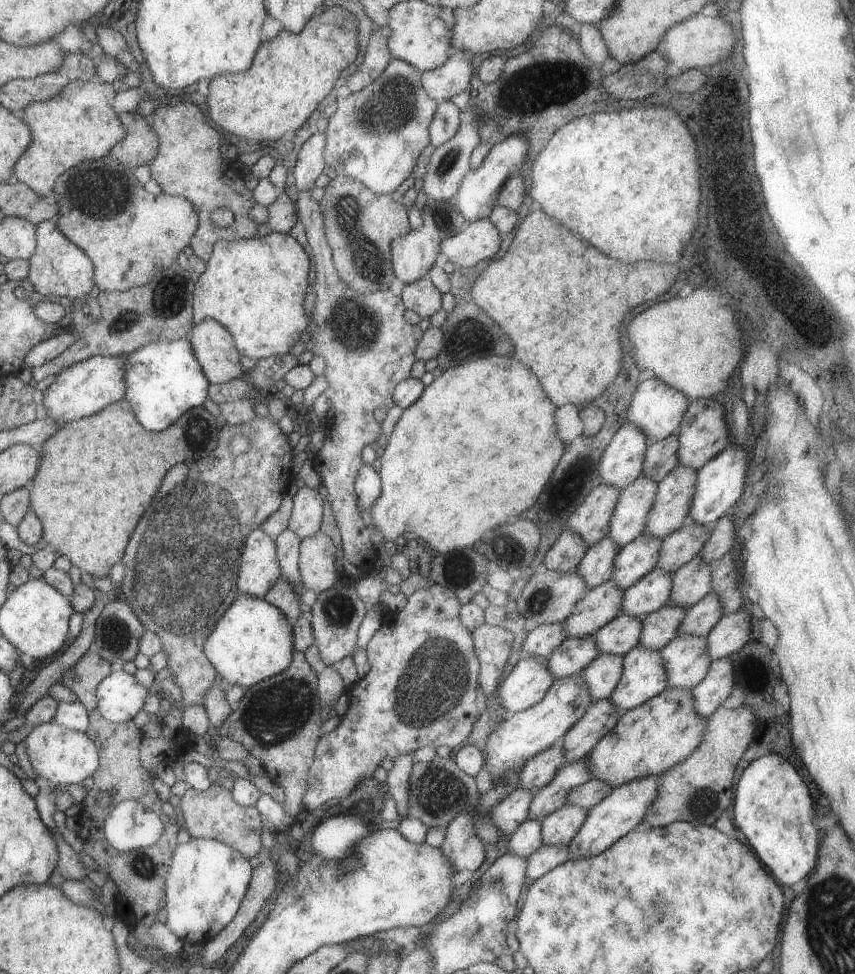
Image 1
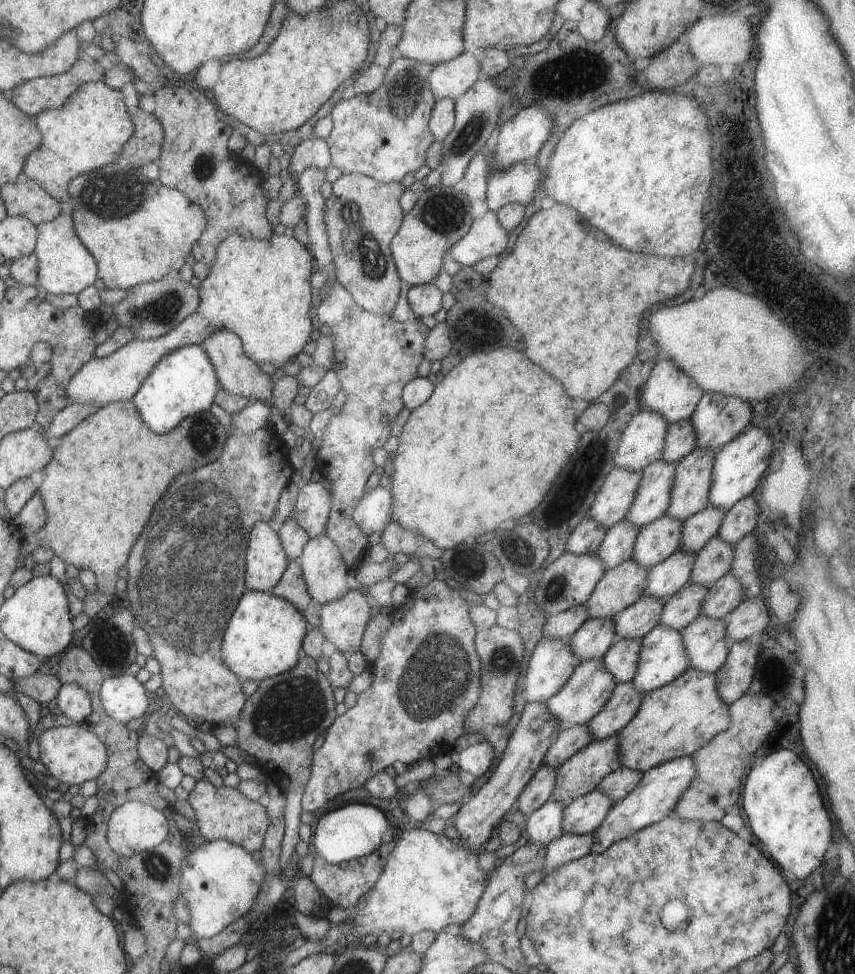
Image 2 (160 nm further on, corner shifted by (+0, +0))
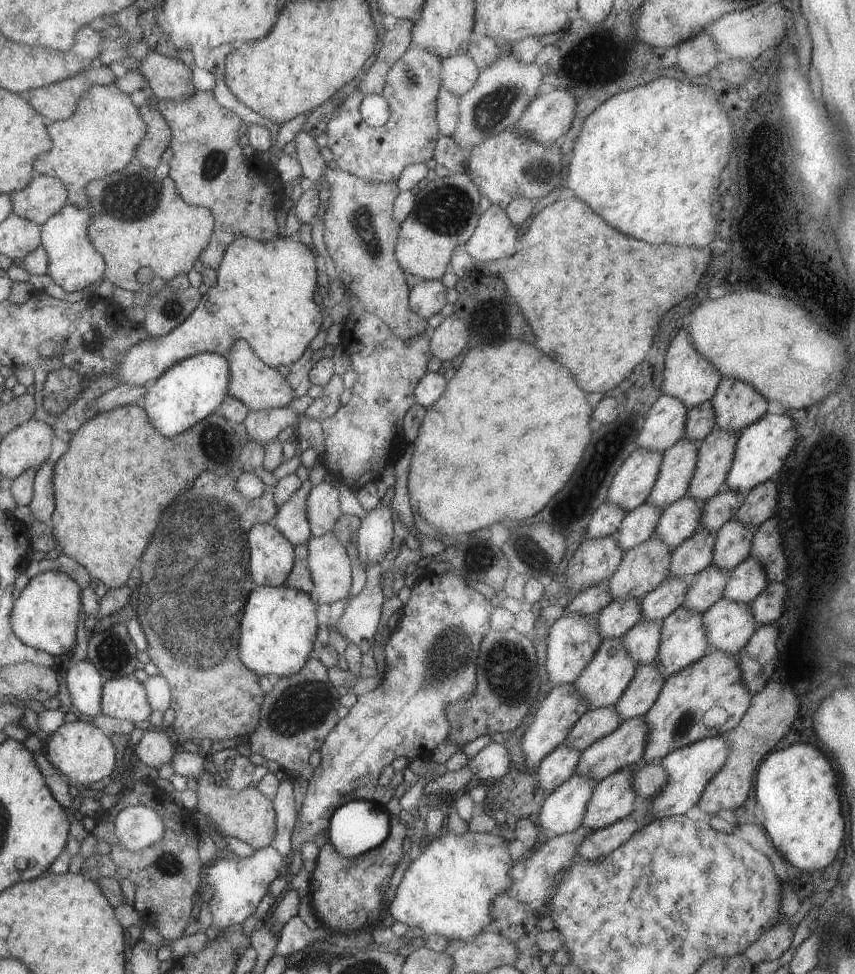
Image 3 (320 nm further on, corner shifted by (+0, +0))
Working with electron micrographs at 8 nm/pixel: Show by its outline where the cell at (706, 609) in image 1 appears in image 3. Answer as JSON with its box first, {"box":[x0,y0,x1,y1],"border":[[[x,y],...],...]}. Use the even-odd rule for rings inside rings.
{"box":[721,557,768,604],"border":[[[747,557],[742,560],[728,575],[721,599],[725,598],[737,604],[749,603],[768,583],[763,566],[755,558]]]}

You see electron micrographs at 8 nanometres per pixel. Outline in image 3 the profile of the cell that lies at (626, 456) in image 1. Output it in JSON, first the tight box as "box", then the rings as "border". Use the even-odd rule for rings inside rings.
{"box":[635,395,687,454],"border":[[[658,395],[645,412],[645,420],[635,438],[635,448],[663,454],[683,438],[687,410],[677,398]]]}

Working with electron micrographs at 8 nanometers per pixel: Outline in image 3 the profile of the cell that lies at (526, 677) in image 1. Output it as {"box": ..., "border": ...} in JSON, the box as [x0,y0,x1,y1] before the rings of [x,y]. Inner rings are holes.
{"box":[543,613,601,686],"border":[[[563,613],[558,619],[555,619],[545,638],[543,666],[551,686],[565,686],[565,684],[575,682],[578,674],[581,674],[581,670],[585,668],[585,664],[590,658],[593,658],[601,641],[601,636],[597,634],[597,626],[595,626],[595,615],[583,616],[581,614],[579,616],[579,614]]]}

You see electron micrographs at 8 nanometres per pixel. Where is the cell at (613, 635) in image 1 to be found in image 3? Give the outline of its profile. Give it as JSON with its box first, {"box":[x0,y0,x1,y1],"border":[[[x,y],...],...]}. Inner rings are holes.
{"box":[639,576,687,622],"border":[[[669,576],[651,592],[639,598],[641,621],[659,622],[663,620],[685,600],[685,592],[687,592],[685,581],[677,576]]]}

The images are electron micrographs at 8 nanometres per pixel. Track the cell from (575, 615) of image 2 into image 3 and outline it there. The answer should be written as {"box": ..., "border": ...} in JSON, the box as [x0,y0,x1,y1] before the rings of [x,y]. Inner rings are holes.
{"box":[564,582,611,616],"border":[[[606,582],[597,586],[584,588],[569,600],[564,606],[565,614],[583,614],[583,616],[597,615],[598,612],[611,602],[611,594],[607,592]]]}

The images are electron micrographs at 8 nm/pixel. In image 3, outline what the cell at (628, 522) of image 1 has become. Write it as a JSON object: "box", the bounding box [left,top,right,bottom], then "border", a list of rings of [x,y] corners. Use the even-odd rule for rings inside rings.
{"box":[645,438,698,510],"border":[[[681,438],[661,454],[657,478],[645,500],[649,502],[649,506],[657,506],[657,510],[662,510],[685,497],[693,476],[698,446],[697,441],[694,443],[689,442],[687,438]]]}

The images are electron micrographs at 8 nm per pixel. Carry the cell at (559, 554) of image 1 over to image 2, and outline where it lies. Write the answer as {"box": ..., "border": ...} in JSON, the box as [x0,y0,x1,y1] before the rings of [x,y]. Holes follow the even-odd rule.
{"box":[565,518,605,555],"border":[[[584,518],[573,528],[569,538],[565,540],[565,554],[585,554],[594,555],[603,540],[605,528],[597,526],[593,518]]]}

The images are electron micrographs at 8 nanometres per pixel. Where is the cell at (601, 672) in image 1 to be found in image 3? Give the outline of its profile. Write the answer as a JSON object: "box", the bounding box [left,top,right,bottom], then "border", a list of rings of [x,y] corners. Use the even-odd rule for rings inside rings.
{"box":[621,620,661,666],"border":[[[642,620],[634,624],[623,636],[621,642],[625,644],[625,650],[629,658],[635,662],[635,666],[645,666],[653,663],[657,646],[659,646],[659,630],[661,622]]]}

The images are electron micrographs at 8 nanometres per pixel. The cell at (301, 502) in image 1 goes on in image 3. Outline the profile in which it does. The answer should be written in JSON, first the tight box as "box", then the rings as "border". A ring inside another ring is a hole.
{"box":[306,480,341,537],"border":[[[325,480],[311,487],[306,498],[306,517],[311,537],[320,537],[334,530],[334,524],[341,514],[337,494],[337,490]]]}

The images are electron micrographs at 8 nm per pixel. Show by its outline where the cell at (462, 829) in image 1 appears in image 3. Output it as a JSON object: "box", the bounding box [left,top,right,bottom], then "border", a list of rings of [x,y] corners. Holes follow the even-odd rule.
{"box":[521,683,587,772],"border":[[[573,683],[565,684],[565,686],[554,686],[551,692],[543,698],[541,704],[532,716],[523,738],[521,738],[521,752],[525,756],[525,768],[529,772],[536,772],[539,763],[549,752],[555,750],[565,740],[565,736],[569,734],[569,730],[573,728],[573,724],[587,710],[587,702],[577,694]]]}

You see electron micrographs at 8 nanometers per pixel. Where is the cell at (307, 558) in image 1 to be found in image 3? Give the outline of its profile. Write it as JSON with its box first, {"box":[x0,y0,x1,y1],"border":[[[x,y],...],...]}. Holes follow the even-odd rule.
{"box":[306,531,351,603],"border":[[[329,531],[320,537],[309,537],[306,548],[315,601],[332,603],[349,596],[351,566],[345,547],[338,542],[334,533]]]}

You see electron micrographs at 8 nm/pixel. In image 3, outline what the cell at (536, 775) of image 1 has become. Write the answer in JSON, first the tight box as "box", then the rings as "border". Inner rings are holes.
{"box":[562,705,621,752],"border":[[[613,705],[595,710],[587,709],[573,724],[573,728],[565,736],[562,745],[581,752],[593,741],[613,732],[621,724],[621,721]]]}

